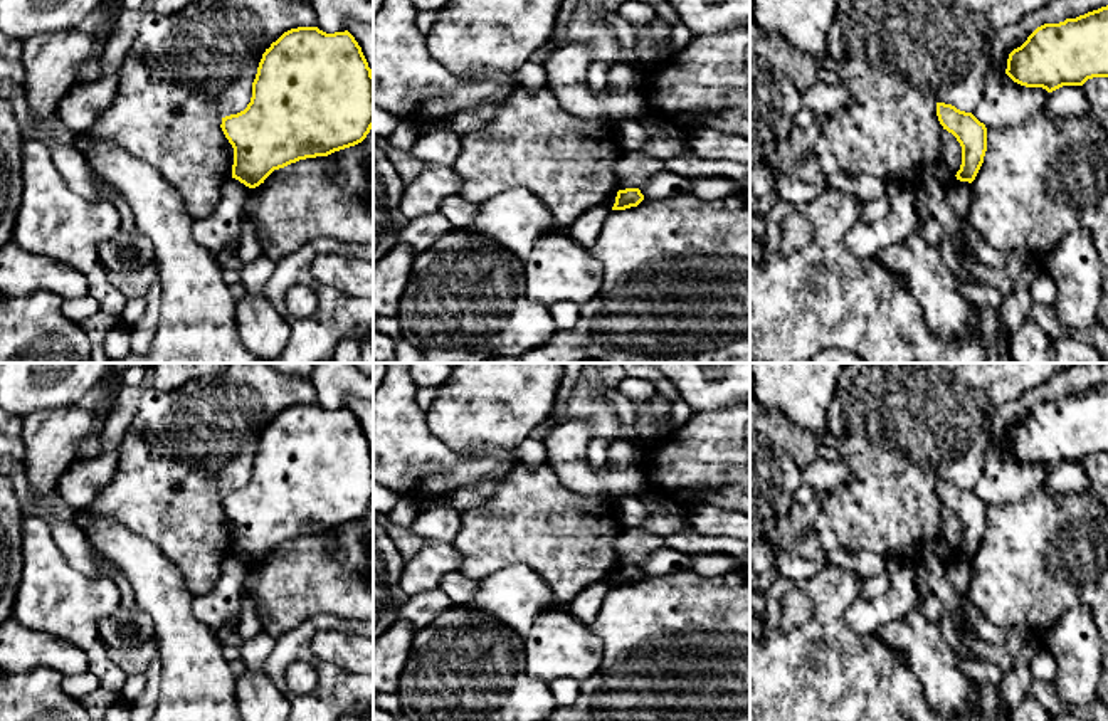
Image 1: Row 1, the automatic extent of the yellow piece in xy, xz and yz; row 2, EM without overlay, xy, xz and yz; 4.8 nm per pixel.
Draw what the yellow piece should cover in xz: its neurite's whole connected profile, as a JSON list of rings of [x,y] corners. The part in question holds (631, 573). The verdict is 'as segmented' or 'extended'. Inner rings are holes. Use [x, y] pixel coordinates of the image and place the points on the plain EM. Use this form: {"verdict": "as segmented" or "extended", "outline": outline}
{"verdict": "as segmented", "outline": [[[639,565],[619,566],[612,587],[625,587],[637,583],[644,576],[644,571]]]}

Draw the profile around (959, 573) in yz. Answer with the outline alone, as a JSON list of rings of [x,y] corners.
[[[955,556],[948,563],[947,580],[952,583],[955,593],[963,597],[963,617],[975,635],[995,647],[1005,647],[1007,630],[985,620],[979,608],[968,598],[972,582],[972,560]]]

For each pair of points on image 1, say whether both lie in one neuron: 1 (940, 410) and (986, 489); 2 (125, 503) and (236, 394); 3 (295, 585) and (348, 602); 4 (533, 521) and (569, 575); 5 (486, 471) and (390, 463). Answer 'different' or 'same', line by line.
1: different
2: same
3: same
4: same
5: same

